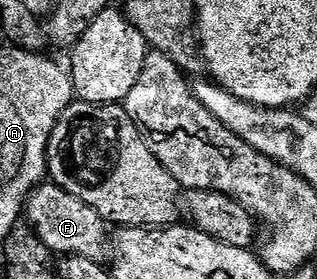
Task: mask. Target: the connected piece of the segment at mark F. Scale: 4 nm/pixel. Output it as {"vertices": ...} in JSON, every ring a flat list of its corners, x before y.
{"vertices":[[41,183,32,190,26,202,26,225,53,255,85,257,91,261,102,258,103,253,105,256,106,222,93,209,74,199,74,195,51,183]]}

